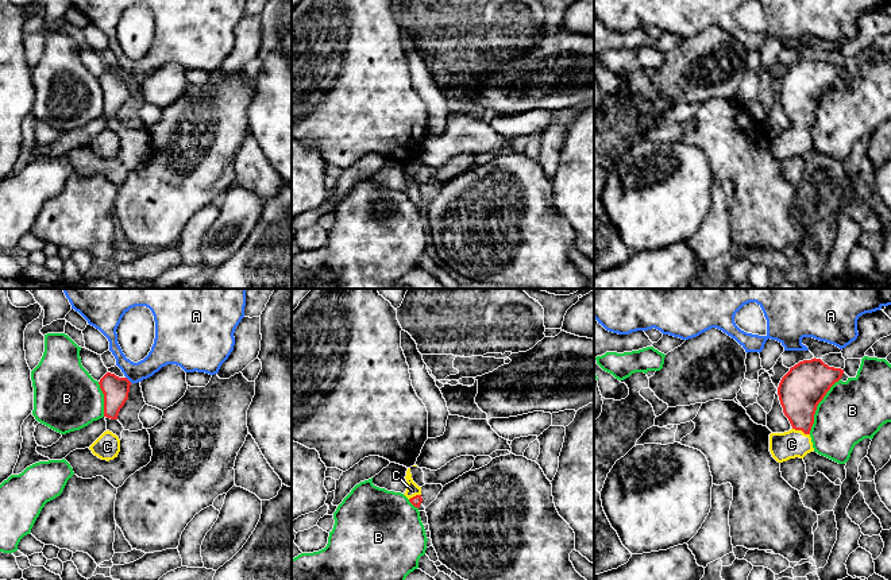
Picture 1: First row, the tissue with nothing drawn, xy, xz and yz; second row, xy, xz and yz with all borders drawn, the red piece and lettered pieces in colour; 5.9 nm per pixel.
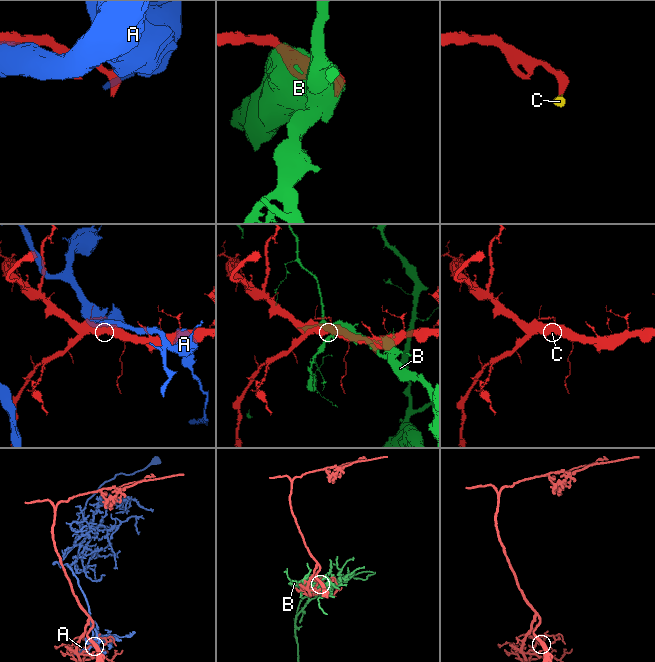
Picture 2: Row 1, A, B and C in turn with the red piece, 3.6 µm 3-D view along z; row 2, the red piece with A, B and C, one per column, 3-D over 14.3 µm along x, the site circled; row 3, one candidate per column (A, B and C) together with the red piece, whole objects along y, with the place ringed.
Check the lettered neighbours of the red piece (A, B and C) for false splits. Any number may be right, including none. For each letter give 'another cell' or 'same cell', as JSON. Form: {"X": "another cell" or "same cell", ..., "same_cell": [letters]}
{"A": "another cell", "B": "another cell", "C": "same cell", "same_cell": ["C"]}

